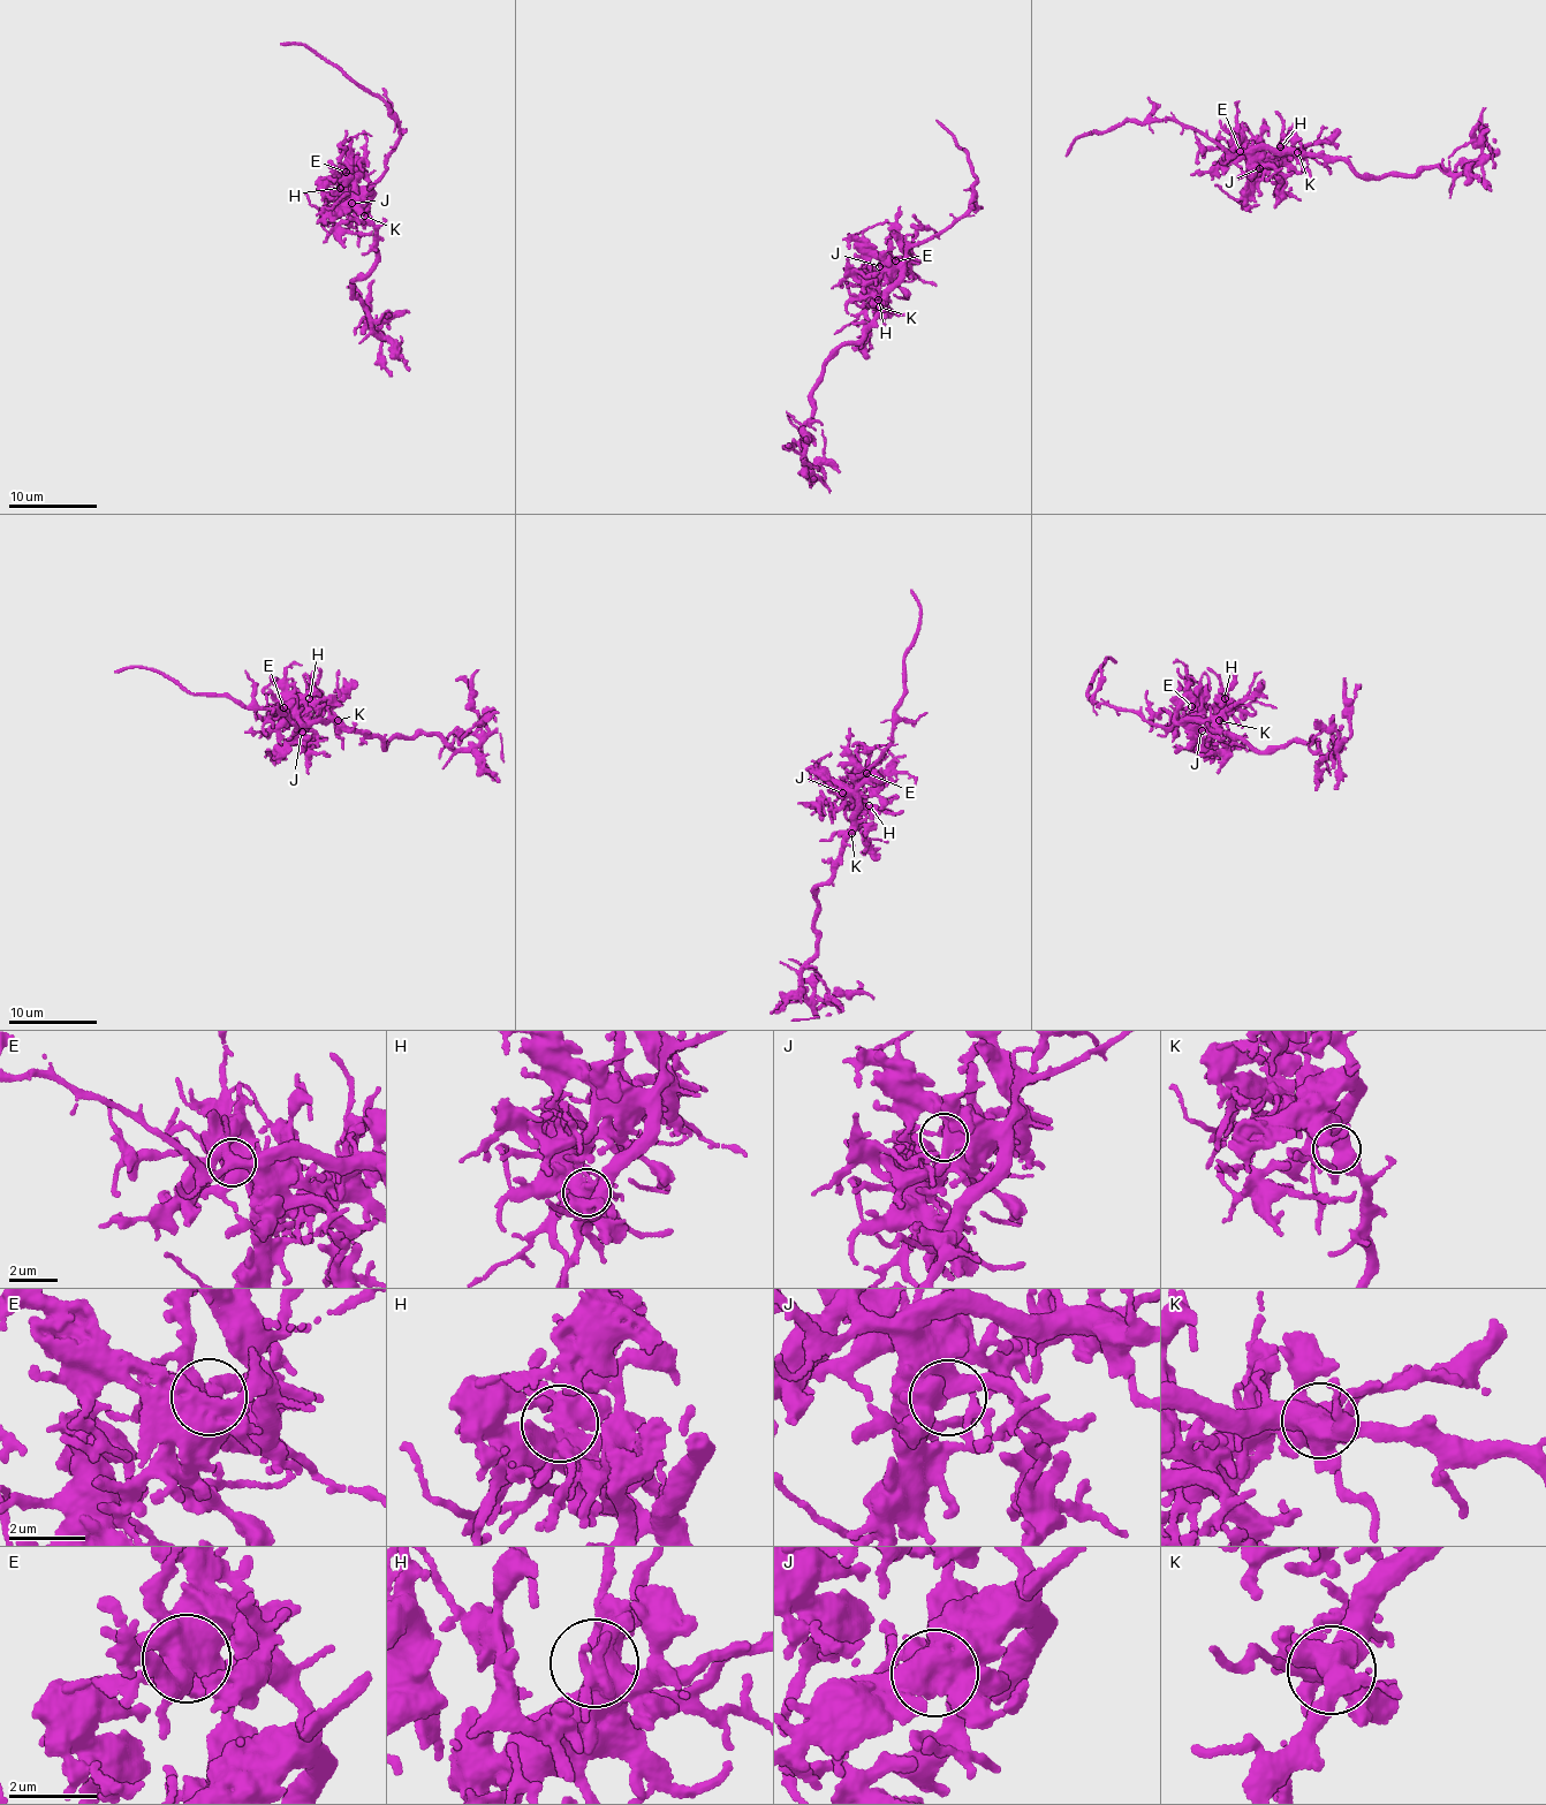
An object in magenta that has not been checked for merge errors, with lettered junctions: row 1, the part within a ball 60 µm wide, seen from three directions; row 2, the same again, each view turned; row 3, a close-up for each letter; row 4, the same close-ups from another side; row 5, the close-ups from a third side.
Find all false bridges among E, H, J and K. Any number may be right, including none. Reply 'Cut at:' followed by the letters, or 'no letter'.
Cut at: no letter

